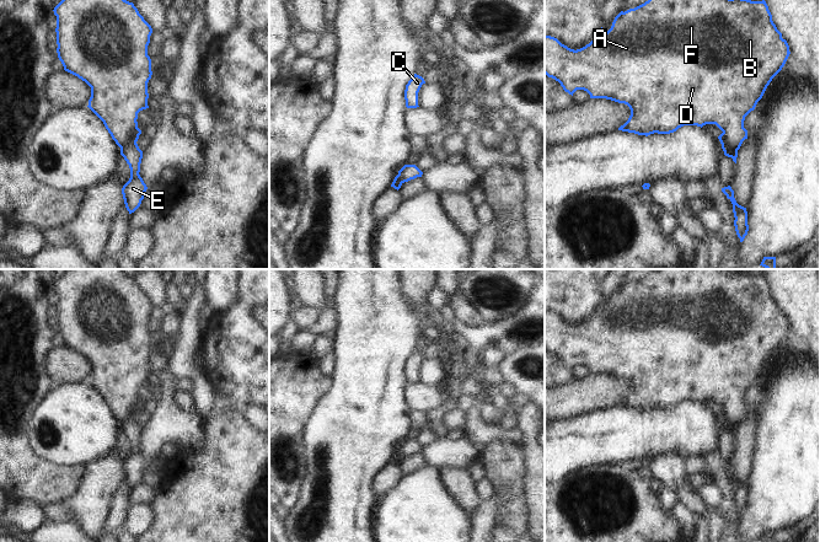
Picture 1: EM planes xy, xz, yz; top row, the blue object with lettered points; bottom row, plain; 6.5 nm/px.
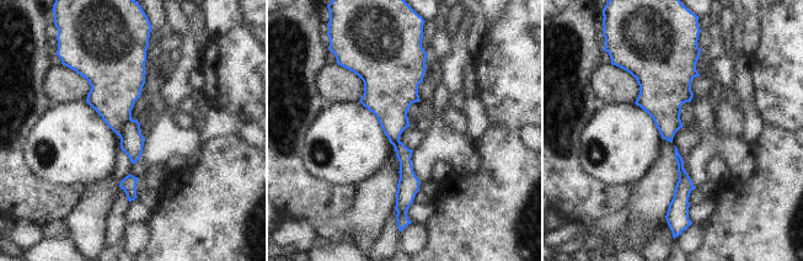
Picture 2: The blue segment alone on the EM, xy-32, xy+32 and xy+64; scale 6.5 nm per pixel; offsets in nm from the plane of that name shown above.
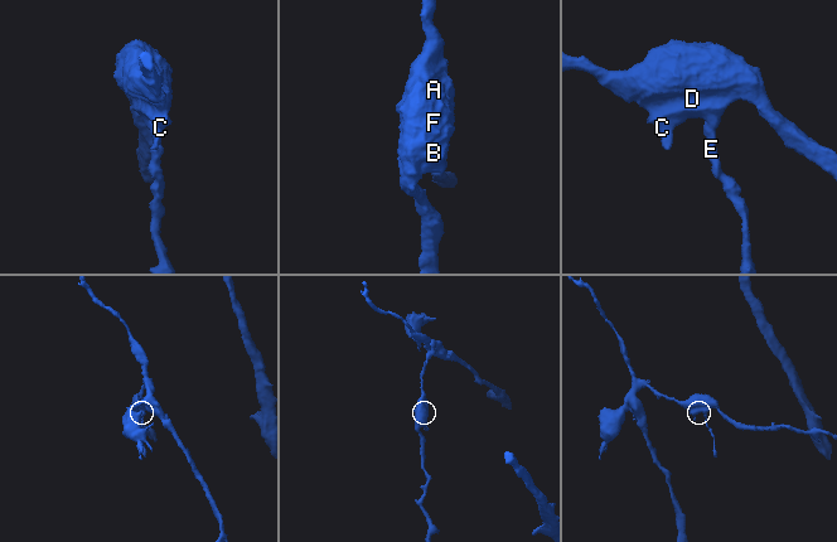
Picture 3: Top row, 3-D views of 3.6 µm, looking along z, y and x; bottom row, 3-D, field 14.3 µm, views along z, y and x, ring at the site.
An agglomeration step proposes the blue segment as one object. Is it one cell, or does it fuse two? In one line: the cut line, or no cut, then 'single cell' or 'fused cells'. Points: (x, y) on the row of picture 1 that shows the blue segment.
cut xy (137, 127), (130, 132), (121, 149); fused cells

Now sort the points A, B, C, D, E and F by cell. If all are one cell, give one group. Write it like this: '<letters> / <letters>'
A B C D F / E

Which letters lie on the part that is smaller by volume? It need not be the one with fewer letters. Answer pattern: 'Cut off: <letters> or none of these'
Cut off: E.

